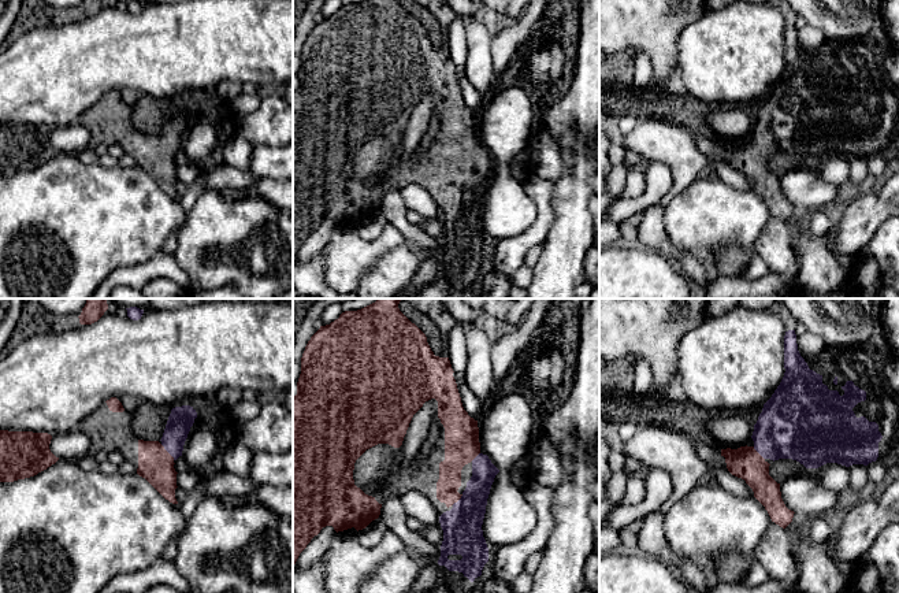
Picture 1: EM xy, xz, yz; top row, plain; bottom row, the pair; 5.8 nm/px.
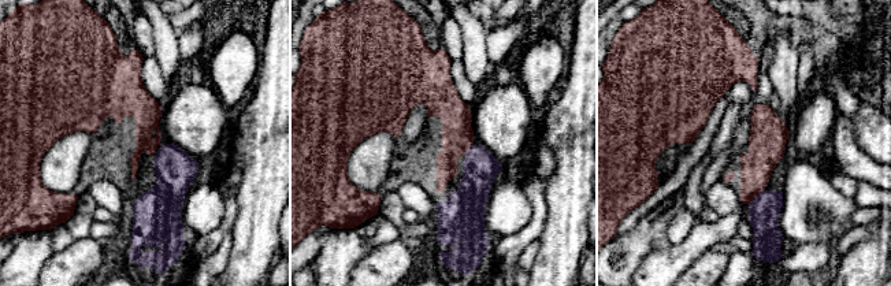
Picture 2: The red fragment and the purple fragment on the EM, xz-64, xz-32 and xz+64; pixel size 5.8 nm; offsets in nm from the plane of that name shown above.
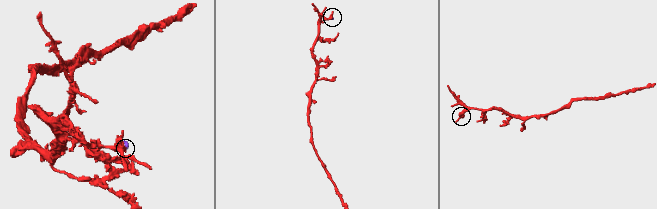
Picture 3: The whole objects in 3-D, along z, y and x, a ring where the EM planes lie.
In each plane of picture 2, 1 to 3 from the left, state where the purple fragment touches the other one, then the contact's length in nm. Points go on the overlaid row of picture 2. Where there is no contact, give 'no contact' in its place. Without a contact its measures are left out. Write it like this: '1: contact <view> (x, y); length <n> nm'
1: no contact
2: contact xz-32 (468, 148); length 80 nm
3: contact xz+64 (756, 196); length 130 nm

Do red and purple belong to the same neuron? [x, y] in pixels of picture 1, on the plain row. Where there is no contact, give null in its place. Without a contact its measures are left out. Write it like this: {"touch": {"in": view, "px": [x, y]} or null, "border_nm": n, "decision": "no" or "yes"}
{"touch": {"in": "xy", "px": [167, 145]}, "border_nm": 130, "decision": "yes"}

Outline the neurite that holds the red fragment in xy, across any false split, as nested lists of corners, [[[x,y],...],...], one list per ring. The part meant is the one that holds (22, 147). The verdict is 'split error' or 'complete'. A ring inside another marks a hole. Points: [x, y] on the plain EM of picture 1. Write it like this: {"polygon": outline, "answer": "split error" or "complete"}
{"polygon": [[[0,123],[0,175],[14,175],[37,168],[55,157],[48,126]]], "answer": "complete"}

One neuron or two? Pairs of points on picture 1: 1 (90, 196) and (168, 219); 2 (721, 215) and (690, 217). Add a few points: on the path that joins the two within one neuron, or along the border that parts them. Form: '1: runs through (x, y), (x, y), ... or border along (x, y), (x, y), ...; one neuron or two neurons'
1: runs through (110, 215), (149, 217); one neuron
2: runs through (713, 215), (698, 217); one neuron

